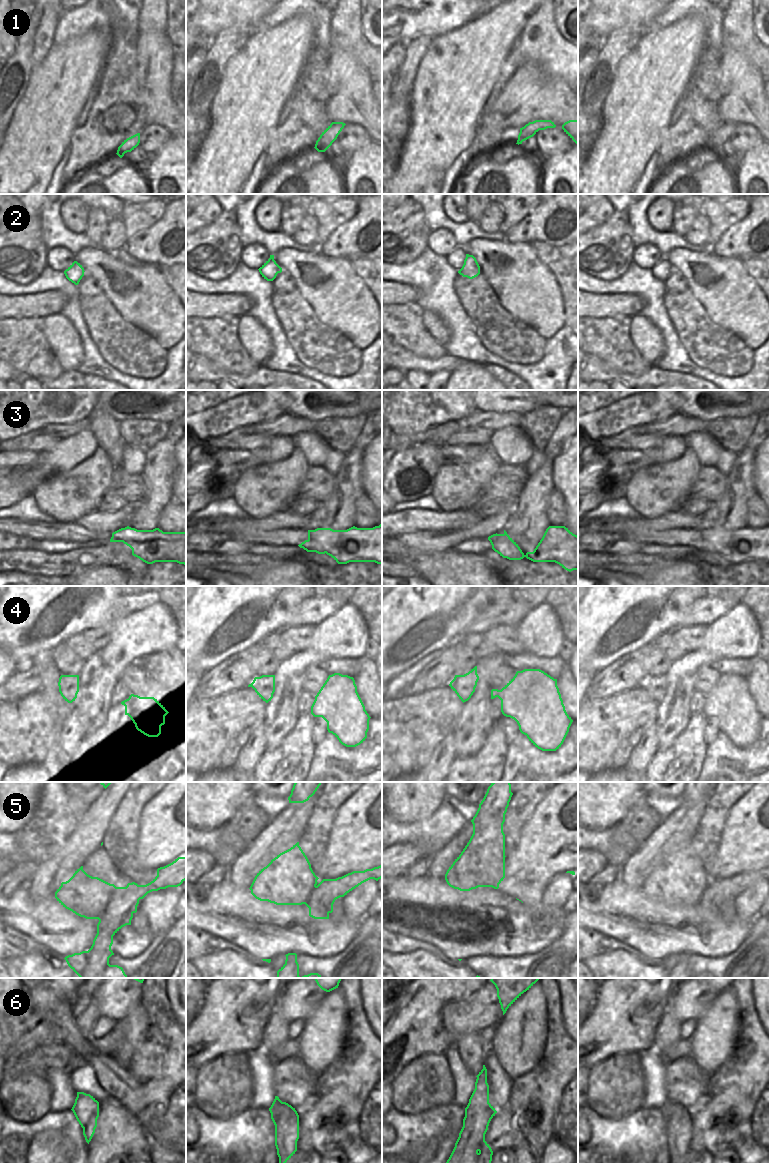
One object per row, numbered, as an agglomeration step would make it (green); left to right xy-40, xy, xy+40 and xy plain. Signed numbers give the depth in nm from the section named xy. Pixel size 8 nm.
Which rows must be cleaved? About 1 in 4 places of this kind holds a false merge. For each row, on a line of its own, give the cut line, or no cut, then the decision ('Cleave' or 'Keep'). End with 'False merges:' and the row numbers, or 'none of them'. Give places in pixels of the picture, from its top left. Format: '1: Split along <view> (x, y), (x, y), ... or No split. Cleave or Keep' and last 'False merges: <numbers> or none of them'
1: No split. Keep
2: No split. Keep
3: Split along xy (307, 540), (309, 547), (324, 553). Cleave
4: No split. Keep
5: Split along xy (315, 886), (312, 894), (322, 904), (328, 906), (329, 912). Cleave
6: Split along xy (290, 1105), (283, 1105), (278, 1110), (284, 1138), (276, 1146). Cleave
False merges: 3, 5, 6.

